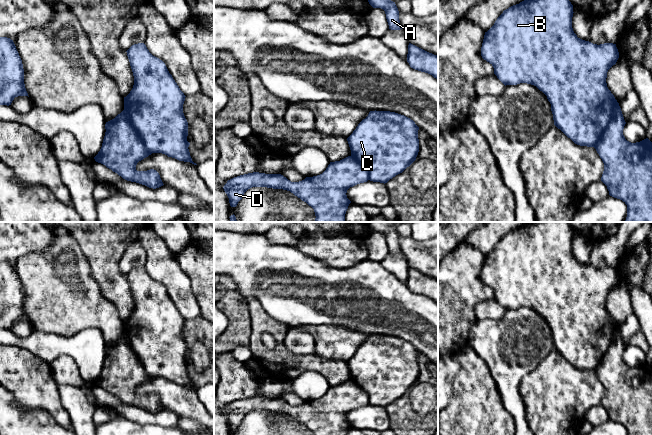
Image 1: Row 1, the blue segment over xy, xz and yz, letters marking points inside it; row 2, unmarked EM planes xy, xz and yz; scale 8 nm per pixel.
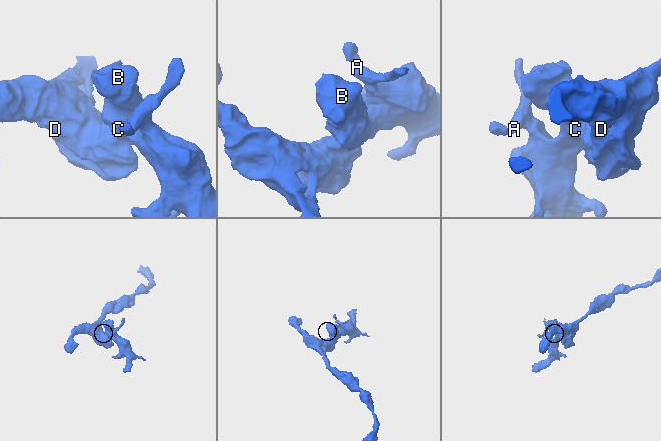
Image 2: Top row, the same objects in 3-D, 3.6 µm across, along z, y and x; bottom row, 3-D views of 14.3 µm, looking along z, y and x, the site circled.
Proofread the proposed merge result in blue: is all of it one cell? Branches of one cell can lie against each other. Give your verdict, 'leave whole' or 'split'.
split

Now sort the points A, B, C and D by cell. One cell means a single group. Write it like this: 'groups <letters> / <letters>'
groups A B C / D

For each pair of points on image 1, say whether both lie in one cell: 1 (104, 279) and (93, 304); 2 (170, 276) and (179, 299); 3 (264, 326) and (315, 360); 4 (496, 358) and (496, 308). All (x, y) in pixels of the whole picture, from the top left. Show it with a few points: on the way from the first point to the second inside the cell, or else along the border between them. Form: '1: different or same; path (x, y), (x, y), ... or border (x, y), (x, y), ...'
1: different; border (89, 268), (100, 292), (115, 307)
2: same; path (176, 282), (179, 293)
3: same; path (279, 336), (280, 348), (292, 360), (300, 360)
4: different; border (505, 310), (498, 318), (477, 320)

